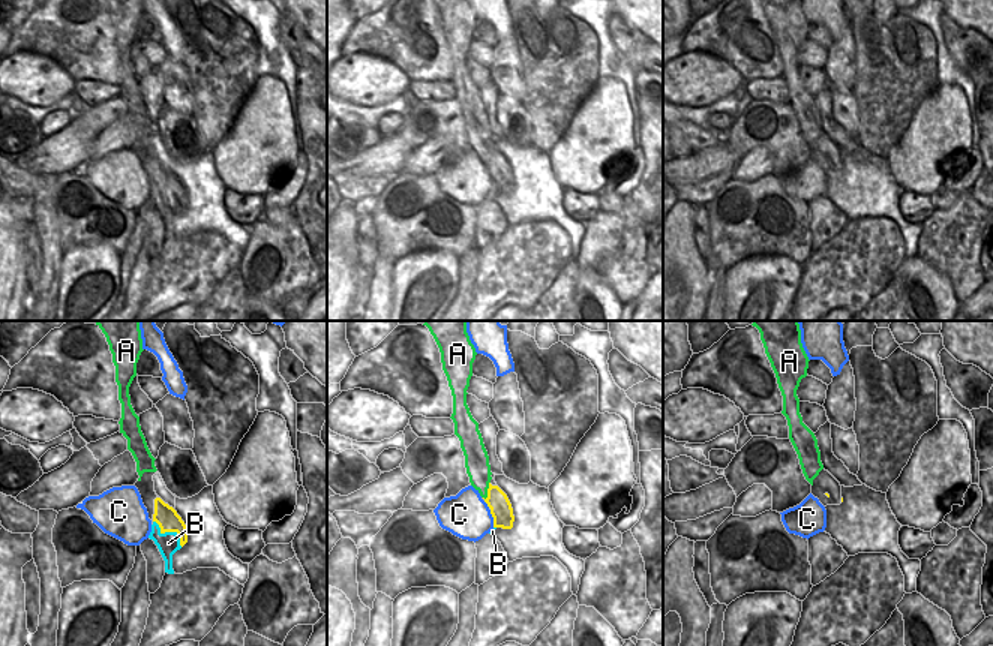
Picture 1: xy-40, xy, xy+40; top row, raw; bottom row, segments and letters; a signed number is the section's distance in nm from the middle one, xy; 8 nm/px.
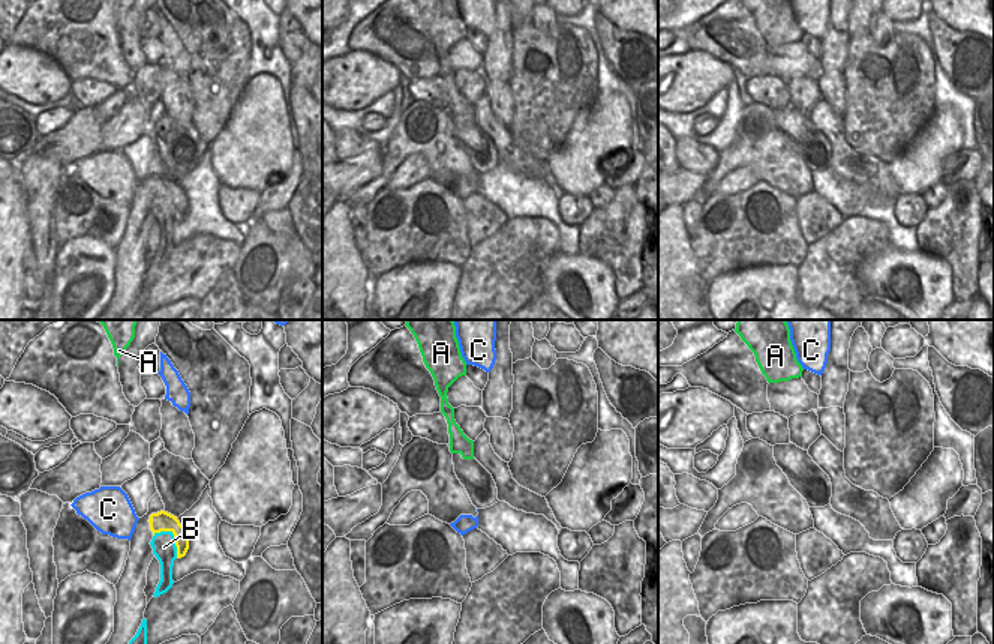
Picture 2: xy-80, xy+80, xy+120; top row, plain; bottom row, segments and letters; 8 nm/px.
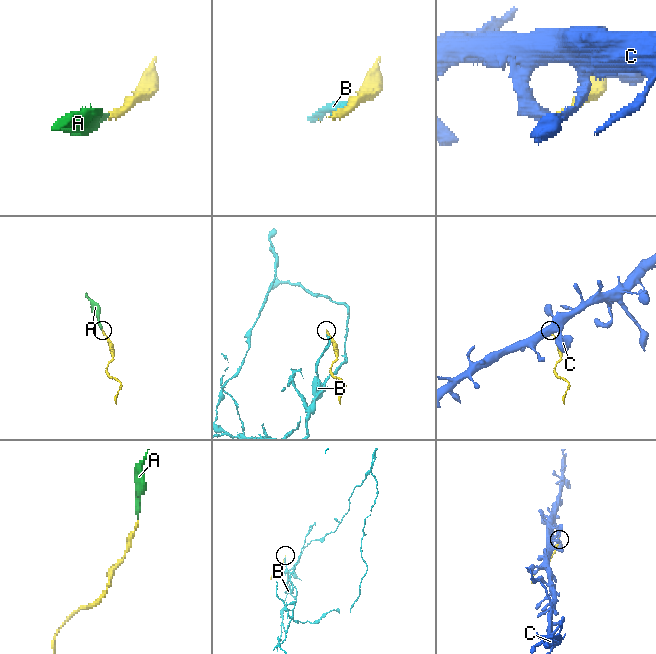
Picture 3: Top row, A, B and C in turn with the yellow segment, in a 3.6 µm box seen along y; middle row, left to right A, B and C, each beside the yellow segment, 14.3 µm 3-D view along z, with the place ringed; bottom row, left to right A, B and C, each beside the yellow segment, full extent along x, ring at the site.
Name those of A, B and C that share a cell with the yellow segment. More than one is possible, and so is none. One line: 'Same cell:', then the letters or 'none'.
Same cell: none

